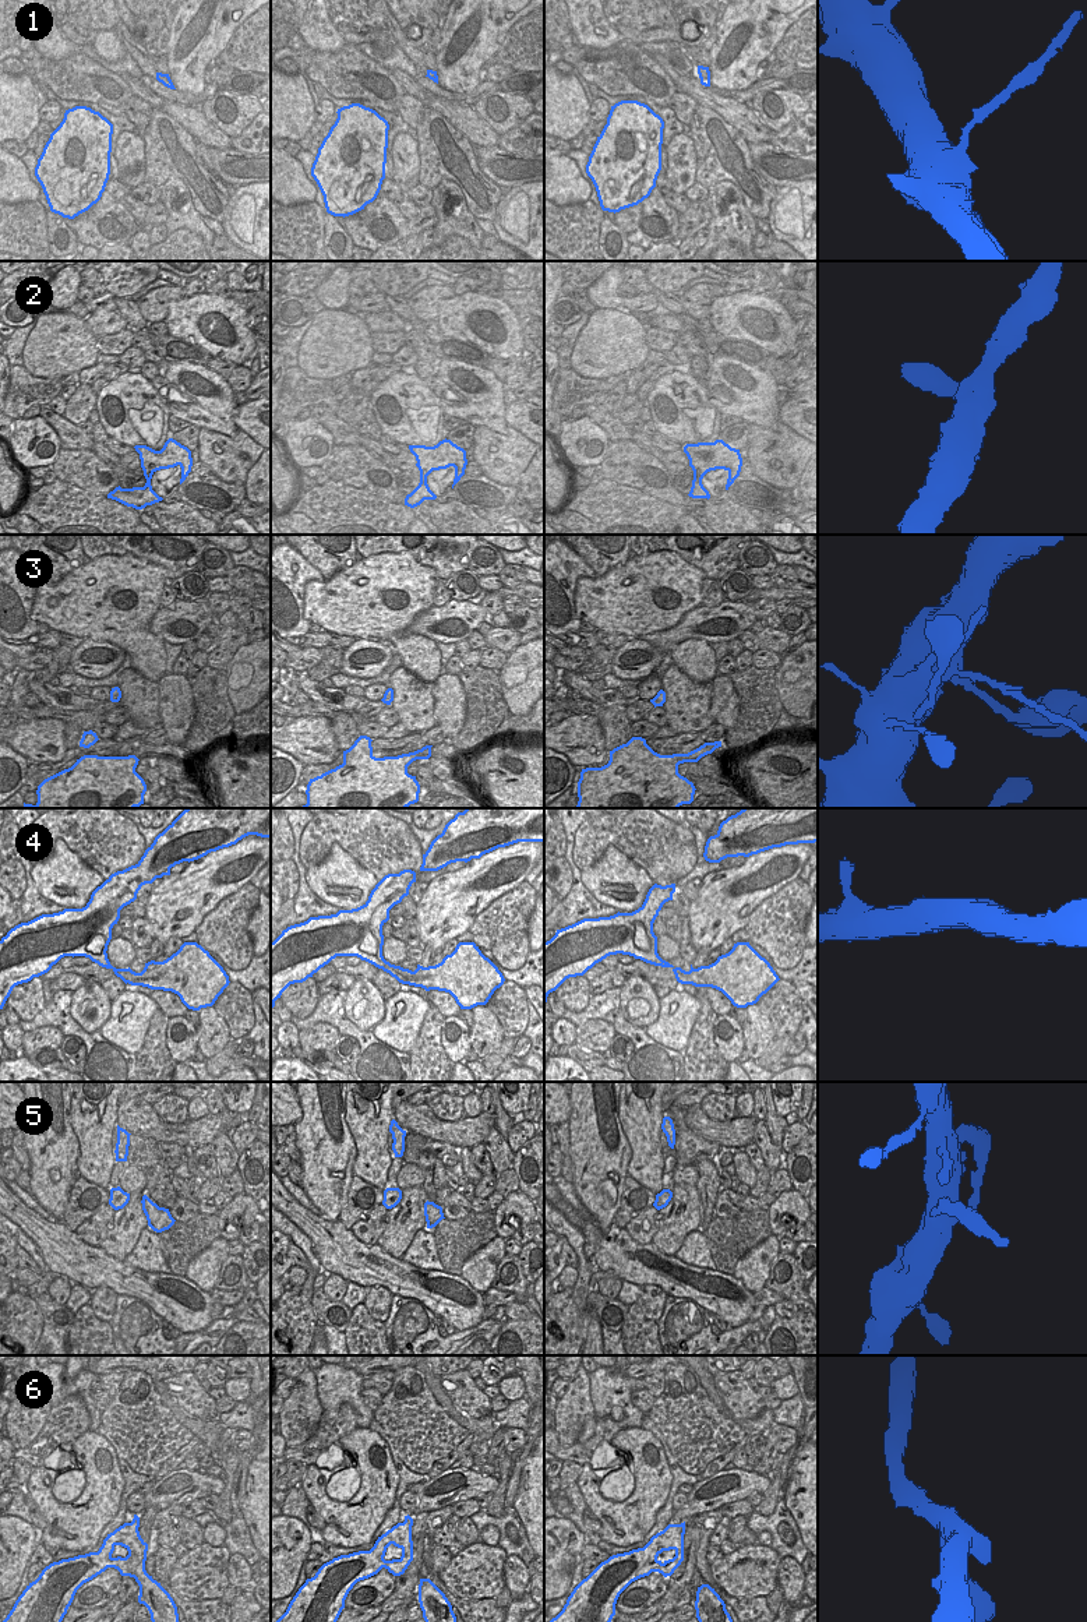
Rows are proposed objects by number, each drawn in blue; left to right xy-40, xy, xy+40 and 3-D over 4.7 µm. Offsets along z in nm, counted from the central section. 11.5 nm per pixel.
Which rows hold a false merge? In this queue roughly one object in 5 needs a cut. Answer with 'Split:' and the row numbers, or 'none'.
Split: 1, 5.

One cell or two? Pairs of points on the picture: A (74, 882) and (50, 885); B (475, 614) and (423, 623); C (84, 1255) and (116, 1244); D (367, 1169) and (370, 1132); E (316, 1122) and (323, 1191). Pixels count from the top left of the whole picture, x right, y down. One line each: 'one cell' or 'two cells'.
A: one cell
B: one cell
C: two cells
D: one cell
E: one cell

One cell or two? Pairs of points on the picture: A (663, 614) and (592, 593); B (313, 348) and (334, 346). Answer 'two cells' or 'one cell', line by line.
A: one cell
B: one cell

